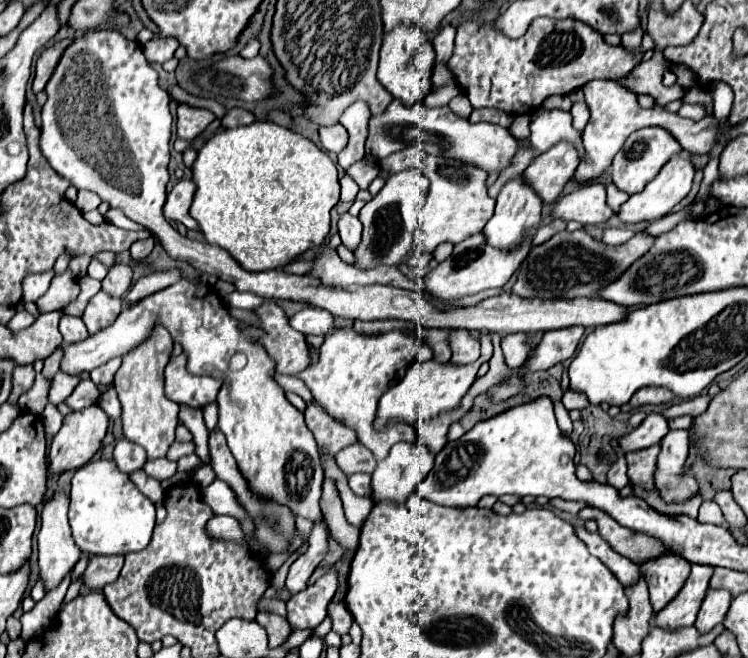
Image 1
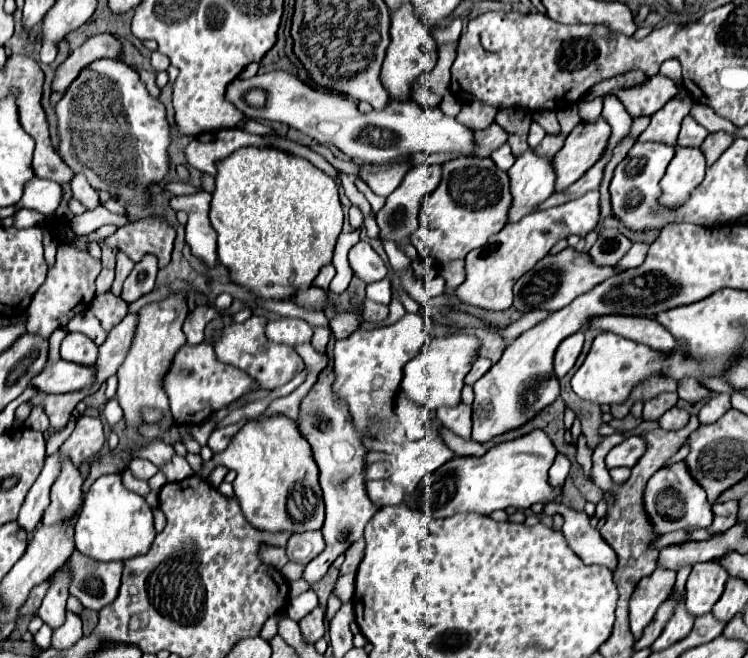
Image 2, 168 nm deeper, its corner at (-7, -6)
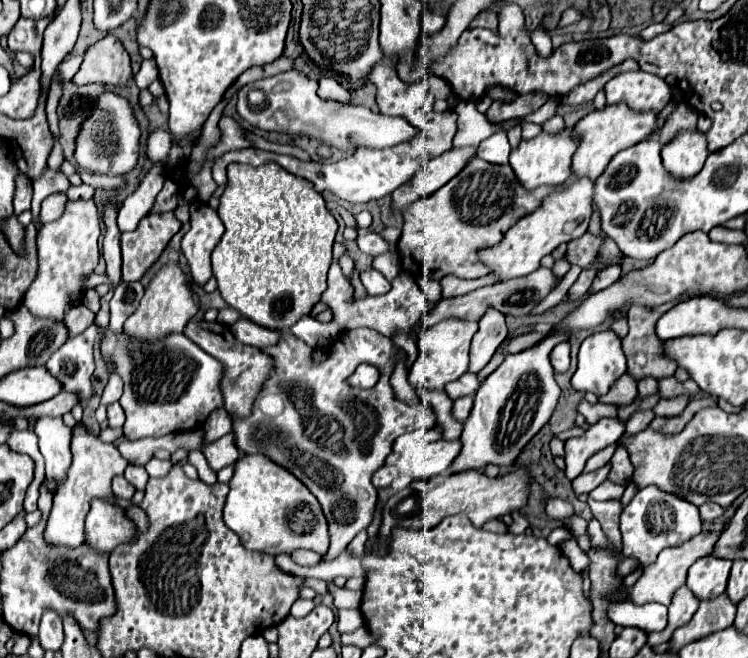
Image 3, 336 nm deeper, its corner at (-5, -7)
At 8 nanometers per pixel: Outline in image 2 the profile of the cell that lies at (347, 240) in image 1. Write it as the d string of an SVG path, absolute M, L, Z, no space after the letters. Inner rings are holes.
M358 241L348 253L348 261L350 261L350 267L354 269L354 273L364 283L372 283L372 281L386 277L386 265L378 257L378 253L370 247L368 241Z

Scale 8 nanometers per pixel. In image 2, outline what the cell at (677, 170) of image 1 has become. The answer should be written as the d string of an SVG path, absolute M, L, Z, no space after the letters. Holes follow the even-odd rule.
M678 147L674 159L666 169L666 175L660 181L660 187L662 187L660 207L672 209L688 201L688 195L692 195L692 191L704 179L704 169L706 169L706 163L700 149Z

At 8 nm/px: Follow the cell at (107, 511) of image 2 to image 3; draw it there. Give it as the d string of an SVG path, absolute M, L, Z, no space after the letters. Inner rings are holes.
M94 500L86 518L86 544L100 552L112 552L116 546L132 542L136 526L124 510L104 500Z

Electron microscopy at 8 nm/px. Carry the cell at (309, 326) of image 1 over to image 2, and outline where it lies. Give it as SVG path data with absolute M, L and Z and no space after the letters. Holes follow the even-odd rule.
M282 317L282 319L274 319L266 325L266 335L272 341L296 347L296 345L312 341L314 327L310 323L306 323L304 319Z

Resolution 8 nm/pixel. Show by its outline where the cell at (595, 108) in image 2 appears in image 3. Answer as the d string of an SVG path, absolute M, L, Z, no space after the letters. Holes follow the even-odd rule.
M622 72L614 76L606 86L606 102L626 102L630 108L642 110L662 110L670 100L670 86L648 72Z

